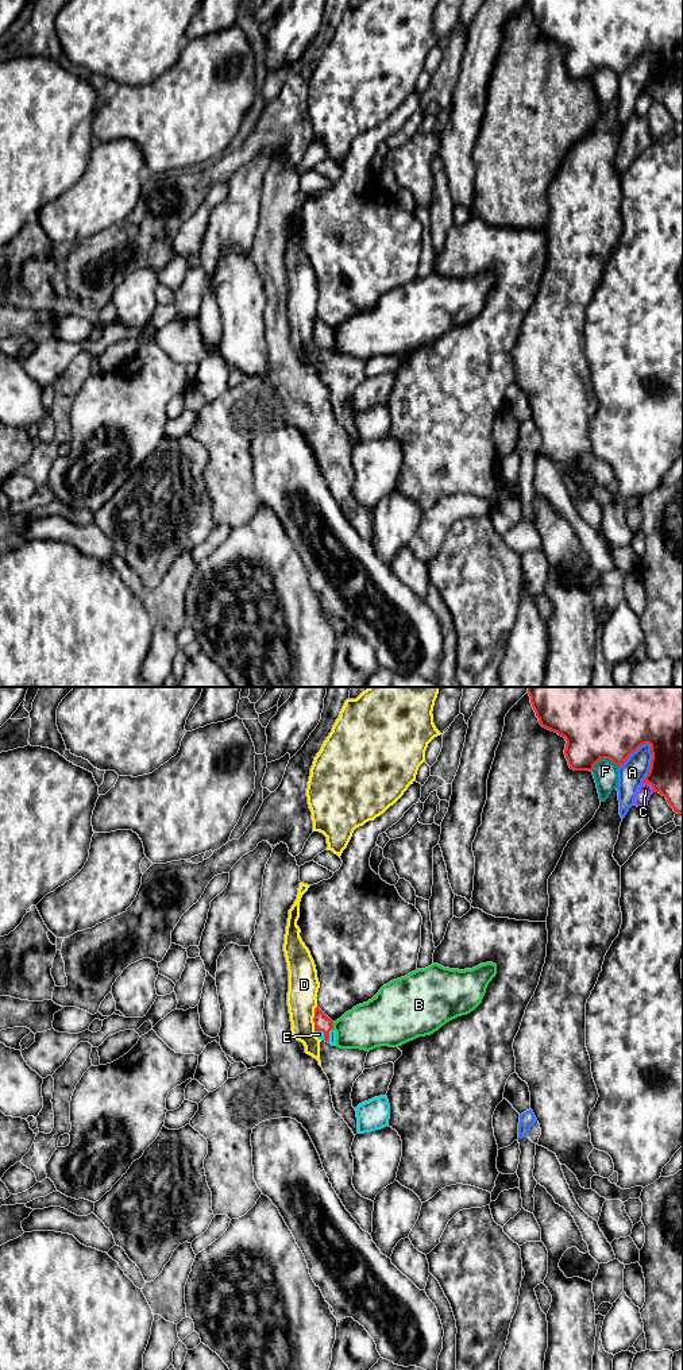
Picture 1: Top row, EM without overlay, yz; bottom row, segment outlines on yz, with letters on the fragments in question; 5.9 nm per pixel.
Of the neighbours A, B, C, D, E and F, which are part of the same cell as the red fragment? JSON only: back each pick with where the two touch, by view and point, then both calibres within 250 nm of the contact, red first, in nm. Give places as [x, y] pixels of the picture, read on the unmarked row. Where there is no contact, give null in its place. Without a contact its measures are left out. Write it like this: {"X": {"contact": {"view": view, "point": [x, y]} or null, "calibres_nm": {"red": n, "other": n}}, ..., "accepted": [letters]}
{"E": {"contact": {"view": "yz", "point": [323, 340]}, "calibres_nm": {"red": 100, "other": 50}}, "accepted": ["E"]}

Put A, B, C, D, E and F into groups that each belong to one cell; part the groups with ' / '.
A / B / C / D / E / F

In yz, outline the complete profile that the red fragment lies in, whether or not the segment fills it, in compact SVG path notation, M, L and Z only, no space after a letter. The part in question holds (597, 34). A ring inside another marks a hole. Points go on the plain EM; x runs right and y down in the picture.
M528 0L543 36L564 46L568 74L590 80L601 67L621 76L641 54L651 54L651 77L644 92L683 123L683 0Z

